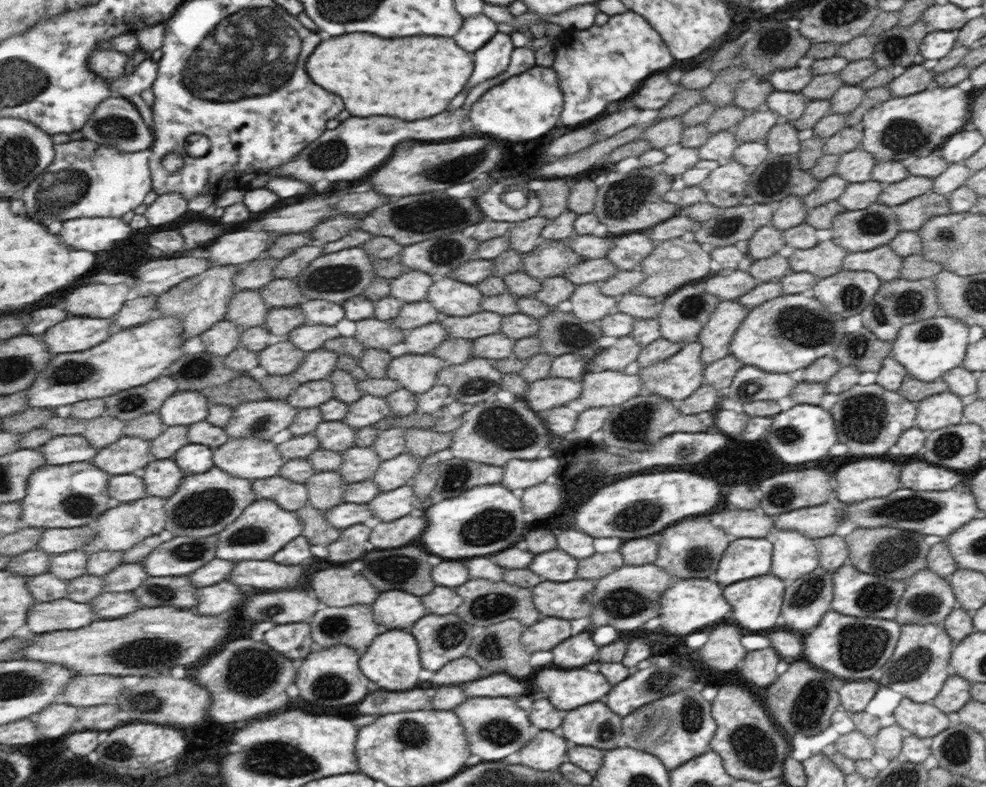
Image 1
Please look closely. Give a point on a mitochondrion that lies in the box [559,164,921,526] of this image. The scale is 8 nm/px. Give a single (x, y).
(799, 324)

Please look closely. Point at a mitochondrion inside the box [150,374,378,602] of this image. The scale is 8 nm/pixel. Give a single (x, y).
(204, 509)

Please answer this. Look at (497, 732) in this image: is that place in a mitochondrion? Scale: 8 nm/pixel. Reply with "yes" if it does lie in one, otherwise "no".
yes

